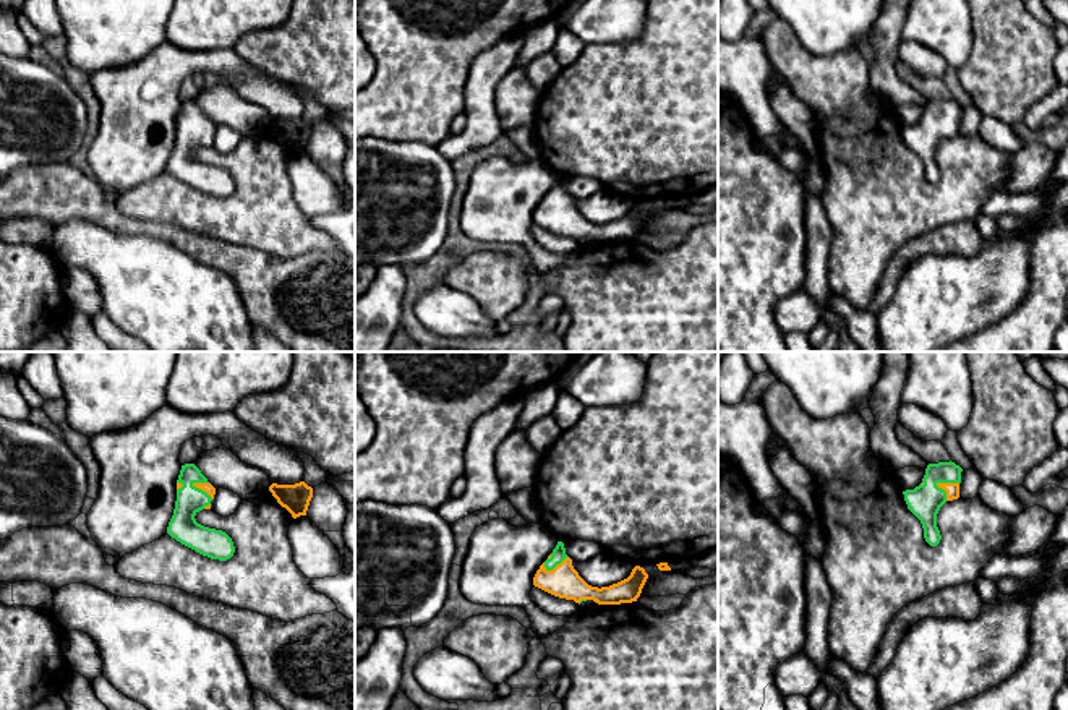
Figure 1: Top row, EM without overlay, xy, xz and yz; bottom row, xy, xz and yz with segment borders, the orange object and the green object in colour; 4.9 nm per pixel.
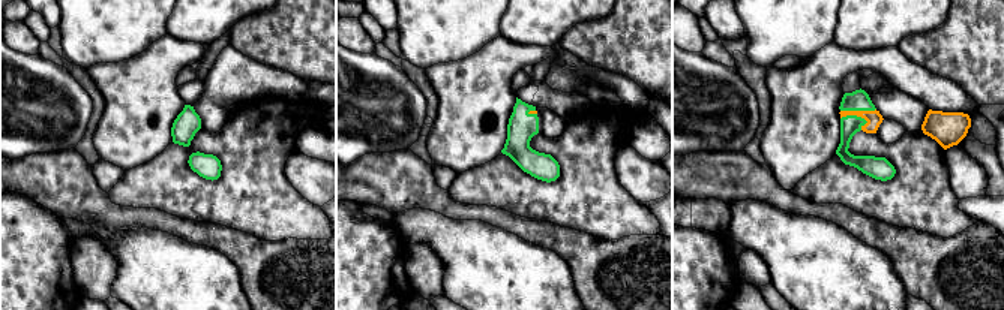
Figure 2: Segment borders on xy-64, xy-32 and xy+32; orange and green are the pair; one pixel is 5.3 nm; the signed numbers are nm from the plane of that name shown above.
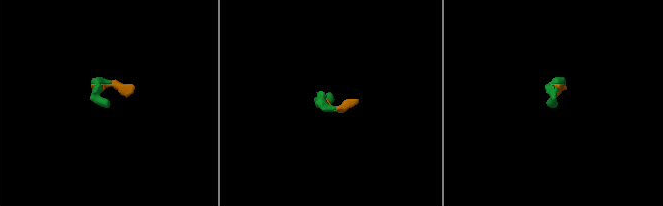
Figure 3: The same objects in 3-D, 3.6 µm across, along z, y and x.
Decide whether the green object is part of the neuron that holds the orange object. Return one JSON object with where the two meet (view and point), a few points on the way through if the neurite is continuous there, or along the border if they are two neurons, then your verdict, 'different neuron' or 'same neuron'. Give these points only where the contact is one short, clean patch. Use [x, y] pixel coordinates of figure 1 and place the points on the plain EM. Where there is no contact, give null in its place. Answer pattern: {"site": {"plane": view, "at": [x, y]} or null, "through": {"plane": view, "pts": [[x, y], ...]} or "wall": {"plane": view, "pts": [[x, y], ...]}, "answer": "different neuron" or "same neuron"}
{"site": {"plane": "yz", "at": [947, 120]}, "through": {"plane": "yz", "pts": [[952, 127], [947, 120], [939, 120], [924, 138]]}, "answer": "same neuron"}

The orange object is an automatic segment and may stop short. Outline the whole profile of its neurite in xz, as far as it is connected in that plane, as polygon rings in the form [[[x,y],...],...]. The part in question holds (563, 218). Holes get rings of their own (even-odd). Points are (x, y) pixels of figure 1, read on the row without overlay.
[[[557,178],[553,190],[536,207],[533,222],[554,233],[574,237],[579,242],[587,237],[593,237],[598,242],[621,242],[637,238],[647,216],[645,206],[635,203],[630,212],[617,220],[601,225],[592,224],[574,206],[564,180]]]

